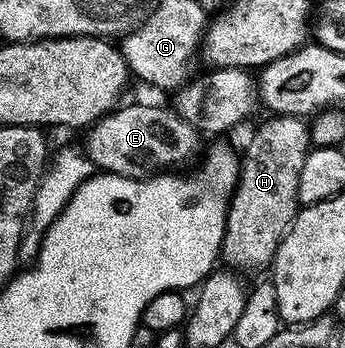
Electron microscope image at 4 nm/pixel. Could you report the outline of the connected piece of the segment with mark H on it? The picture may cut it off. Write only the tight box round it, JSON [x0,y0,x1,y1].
[221,114,313,273]

